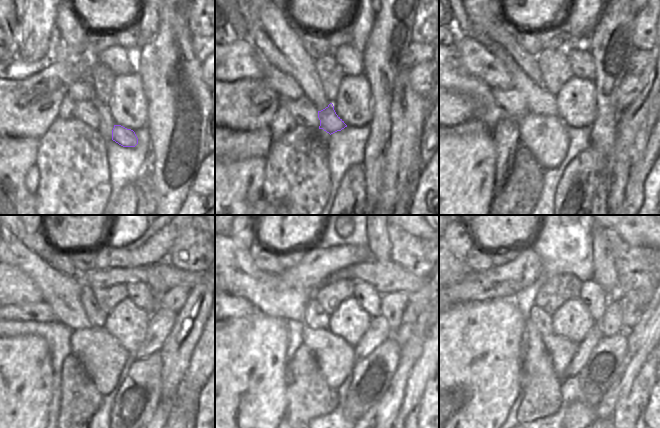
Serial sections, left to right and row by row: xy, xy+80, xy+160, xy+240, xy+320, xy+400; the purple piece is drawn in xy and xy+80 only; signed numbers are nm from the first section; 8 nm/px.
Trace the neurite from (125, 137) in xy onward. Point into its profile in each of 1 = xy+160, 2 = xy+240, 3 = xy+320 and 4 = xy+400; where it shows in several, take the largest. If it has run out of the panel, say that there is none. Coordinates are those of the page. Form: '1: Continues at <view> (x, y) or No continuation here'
1: Continues at xy+160 (539, 101)
2: Continues at xy+240 (61, 292)
3: Continues at xy+320 (235, 273)
4: Continues at xy+400 (459, 269)

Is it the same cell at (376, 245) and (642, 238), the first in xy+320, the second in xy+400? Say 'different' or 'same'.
different

